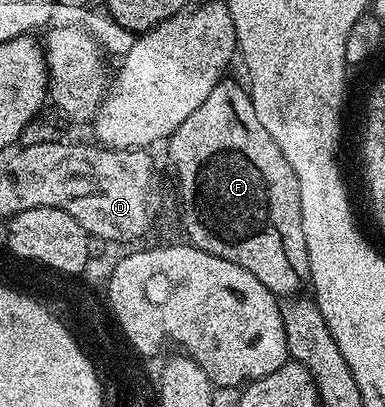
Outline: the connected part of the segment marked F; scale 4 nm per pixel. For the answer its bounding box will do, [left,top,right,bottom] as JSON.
[166,77,311,297]

